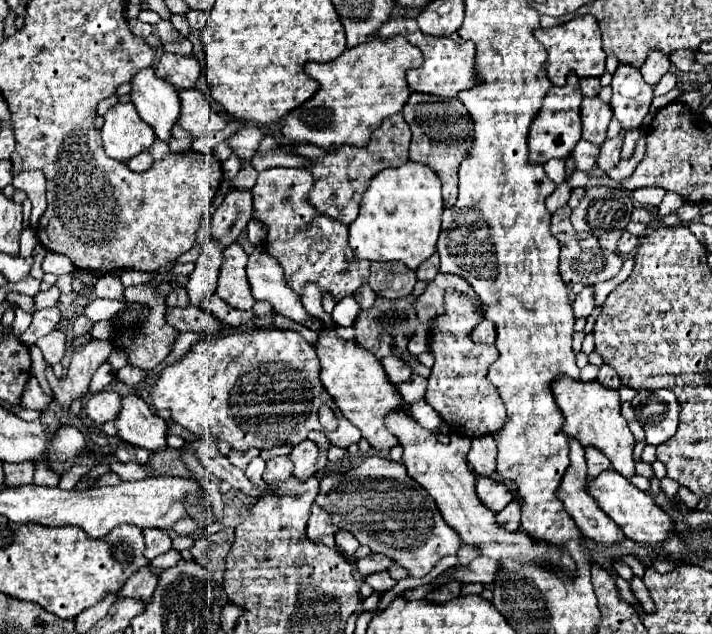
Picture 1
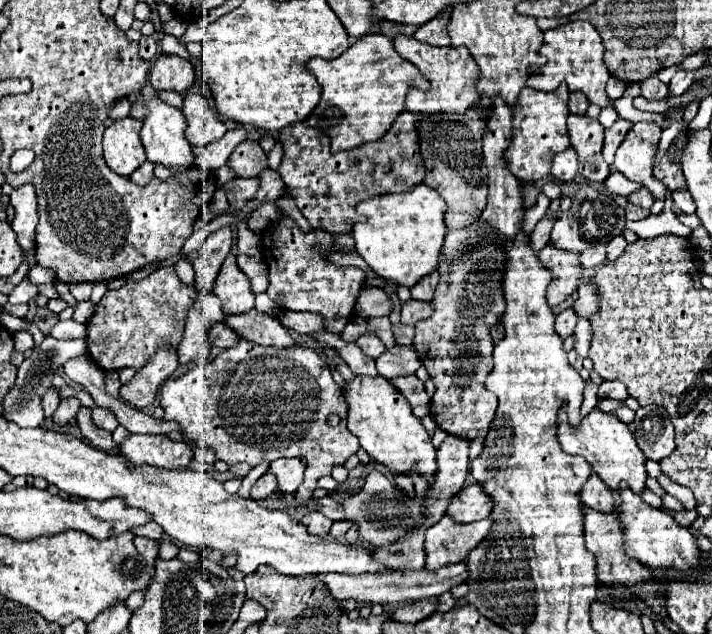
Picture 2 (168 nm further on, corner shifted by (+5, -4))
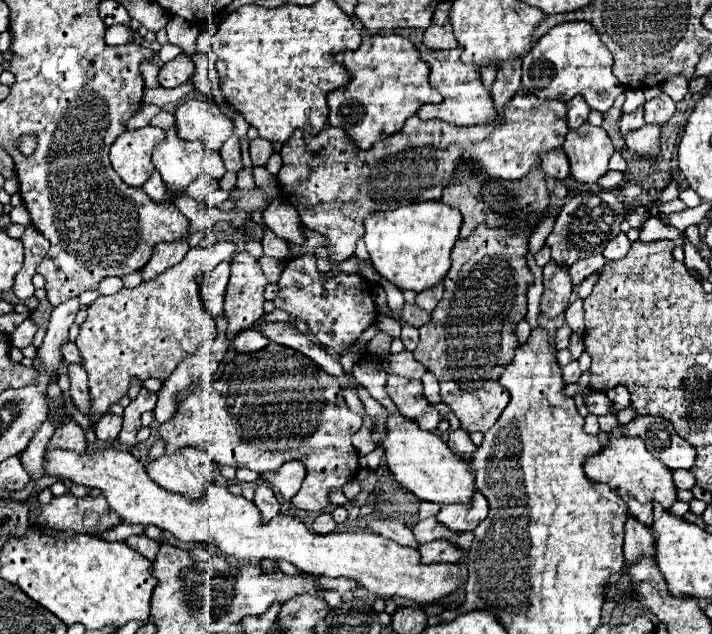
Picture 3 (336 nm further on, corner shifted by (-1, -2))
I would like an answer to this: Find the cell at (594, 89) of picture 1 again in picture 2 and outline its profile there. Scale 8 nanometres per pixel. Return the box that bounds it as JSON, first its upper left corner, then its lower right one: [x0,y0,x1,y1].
[568,92,588,114]

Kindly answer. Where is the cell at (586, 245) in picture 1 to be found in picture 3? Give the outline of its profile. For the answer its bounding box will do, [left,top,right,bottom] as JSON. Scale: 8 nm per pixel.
[540,260,572,318]

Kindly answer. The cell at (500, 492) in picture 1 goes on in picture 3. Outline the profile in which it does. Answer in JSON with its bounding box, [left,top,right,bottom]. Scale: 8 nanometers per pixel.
[438,492,488,532]

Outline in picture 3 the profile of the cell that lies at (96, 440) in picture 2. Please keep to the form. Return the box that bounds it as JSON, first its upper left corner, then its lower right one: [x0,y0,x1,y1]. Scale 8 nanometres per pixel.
[68,364,92,418]

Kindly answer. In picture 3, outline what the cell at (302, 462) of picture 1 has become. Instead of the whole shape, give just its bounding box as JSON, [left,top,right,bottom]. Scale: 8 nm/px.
[262,460,306,500]

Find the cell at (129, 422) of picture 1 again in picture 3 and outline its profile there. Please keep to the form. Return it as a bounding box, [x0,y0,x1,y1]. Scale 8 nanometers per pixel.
[144,448,214,500]

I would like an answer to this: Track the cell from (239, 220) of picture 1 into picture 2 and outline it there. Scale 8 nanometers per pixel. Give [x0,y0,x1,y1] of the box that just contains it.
[194,226,232,292]

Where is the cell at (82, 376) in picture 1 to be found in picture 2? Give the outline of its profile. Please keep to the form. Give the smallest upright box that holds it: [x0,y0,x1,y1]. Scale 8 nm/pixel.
[52,398,80,426]

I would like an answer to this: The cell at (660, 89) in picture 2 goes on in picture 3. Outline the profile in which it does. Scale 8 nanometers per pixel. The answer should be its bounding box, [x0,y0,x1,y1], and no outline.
[644,92,676,124]

